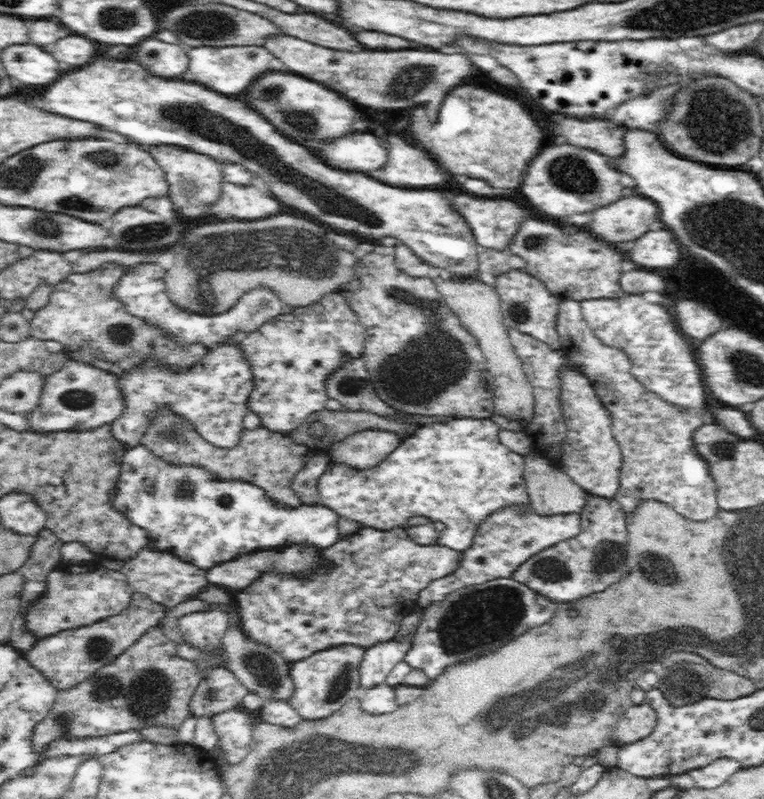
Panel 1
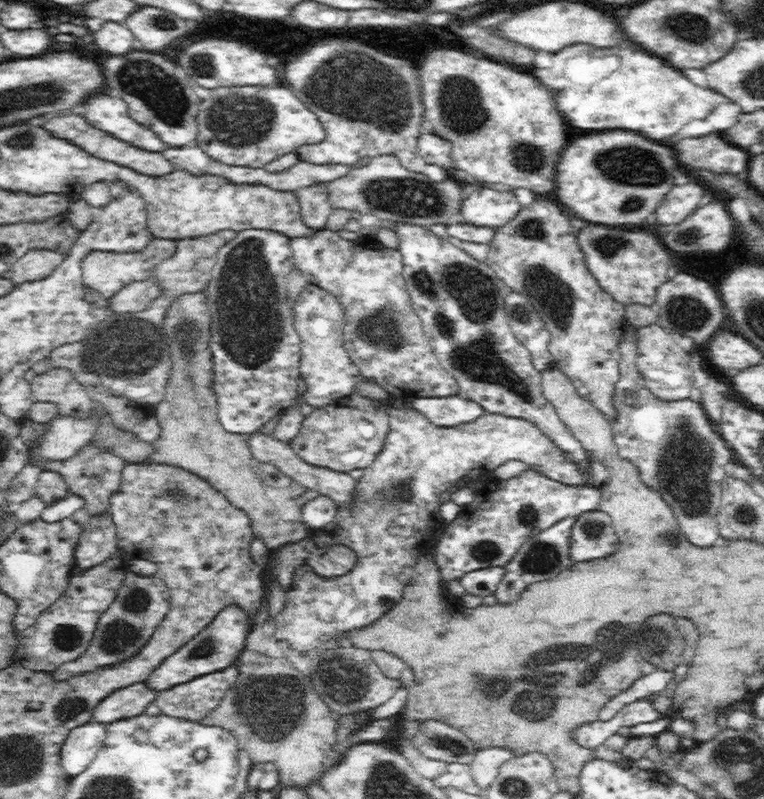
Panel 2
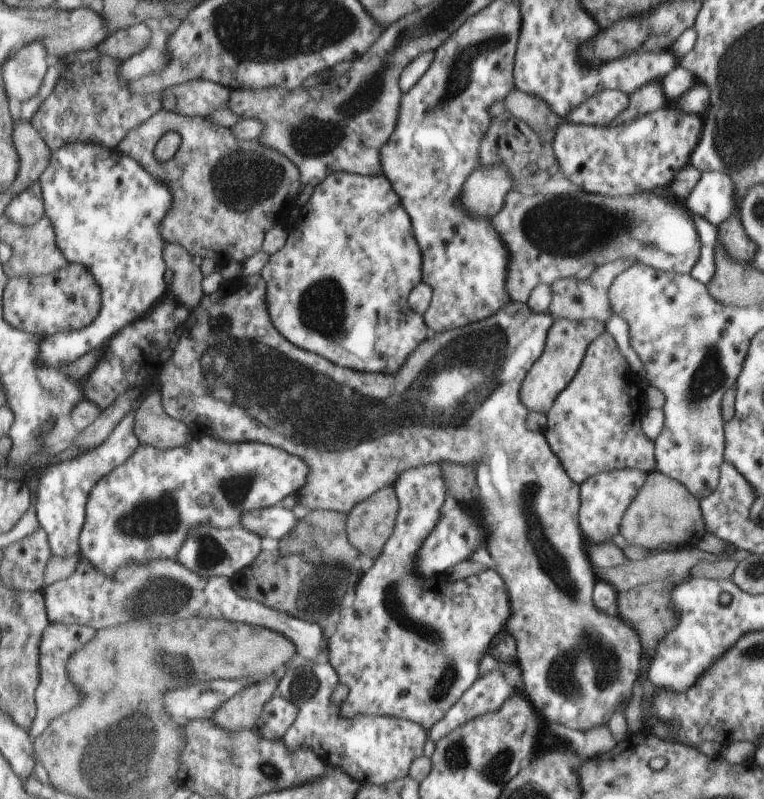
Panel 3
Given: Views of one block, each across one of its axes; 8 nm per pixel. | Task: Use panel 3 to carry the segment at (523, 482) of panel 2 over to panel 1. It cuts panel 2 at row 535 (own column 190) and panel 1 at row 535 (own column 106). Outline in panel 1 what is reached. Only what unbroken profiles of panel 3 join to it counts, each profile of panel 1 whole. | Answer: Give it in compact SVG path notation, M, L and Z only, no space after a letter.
M532 508L527 514L518 513L518 510L504 509L486 519L479 527L473 545L464 551L465 557L460 568L454 574L432 581L425 589L422 589L415 600L416 610L424 610L433 603L441 602L446 599L447 595L466 586L476 586L486 581L508 578L531 556L577 536L581 532L579 513L540 516L533 512Z

